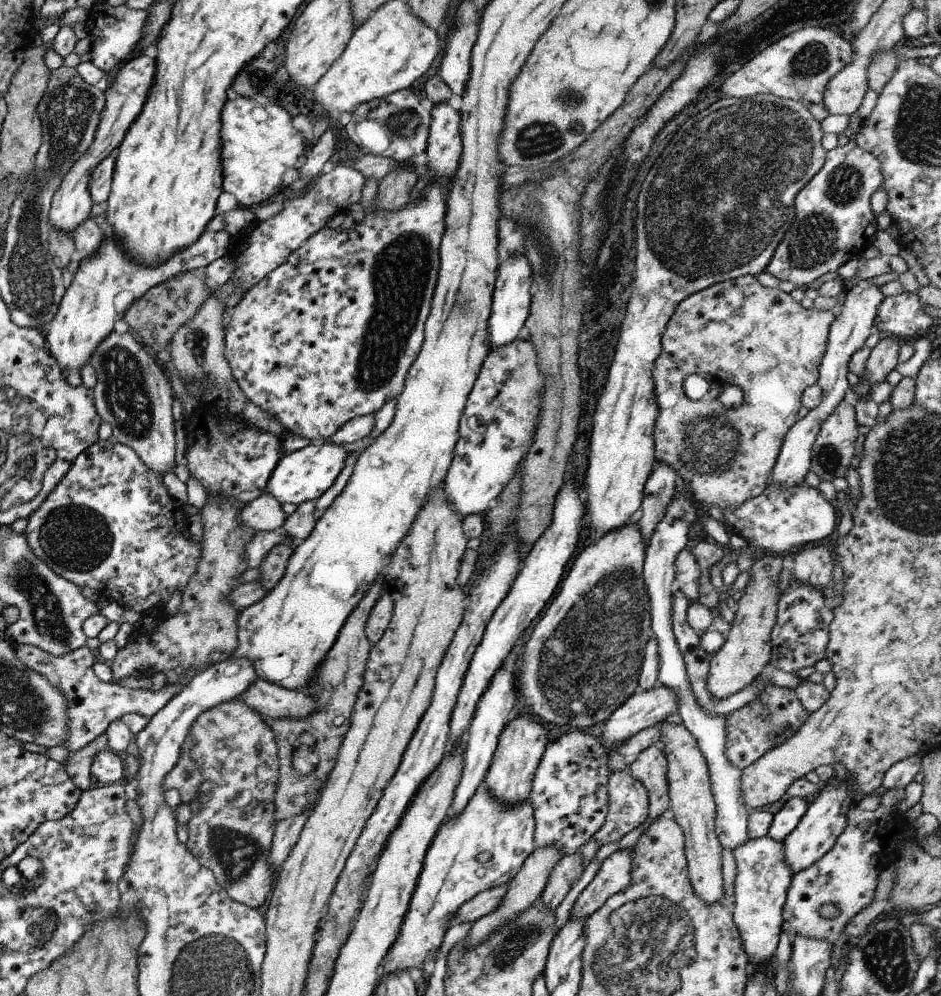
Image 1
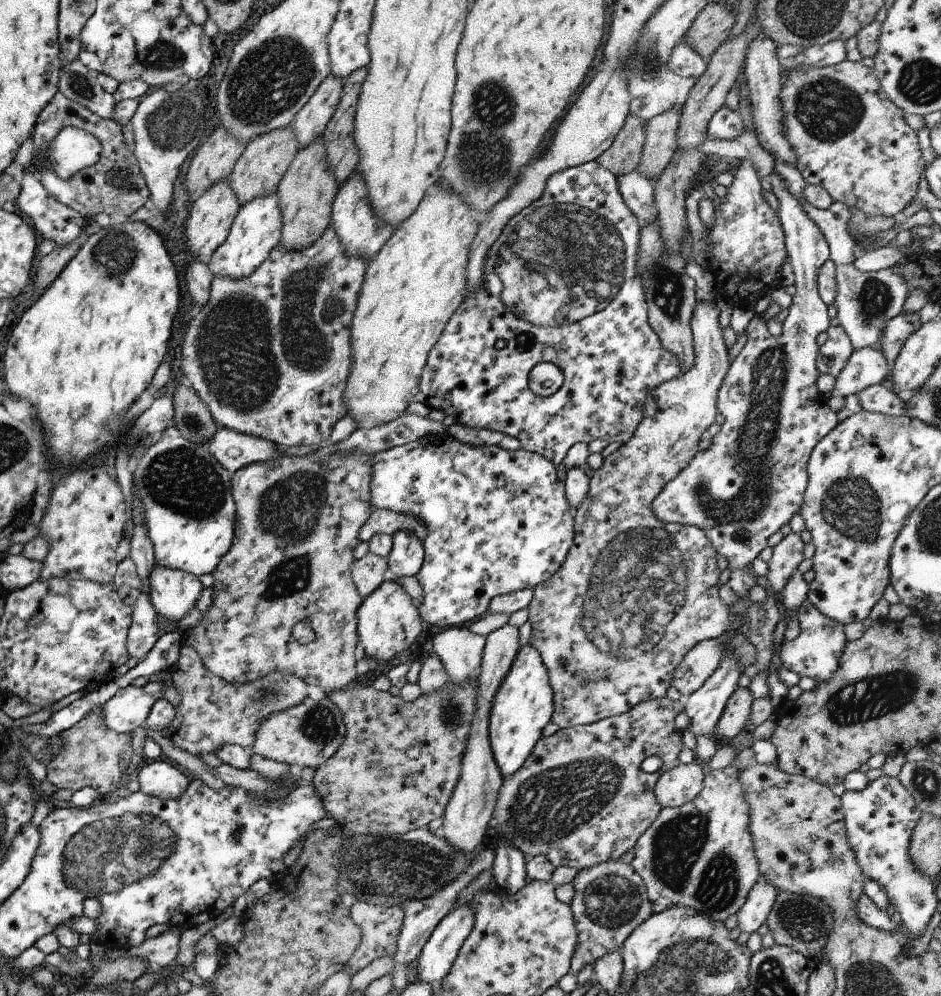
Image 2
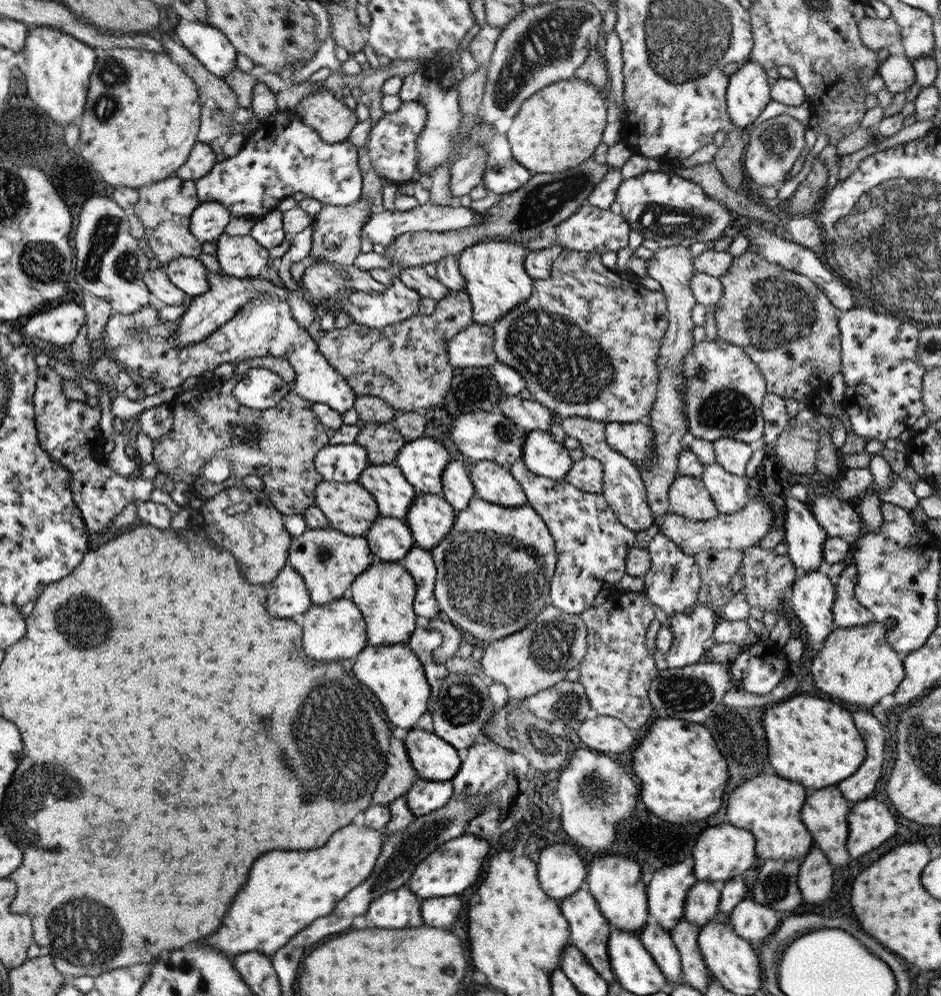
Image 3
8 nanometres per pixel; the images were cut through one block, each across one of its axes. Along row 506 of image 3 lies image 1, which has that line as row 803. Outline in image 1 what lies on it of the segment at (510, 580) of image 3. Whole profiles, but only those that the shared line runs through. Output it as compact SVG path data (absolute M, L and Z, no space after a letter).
M483 780L477 785L476 791L461 812L444 819L425 853L423 866L408 902L407 912L403 917L396 941L390 946L379 968L379 974L385 977L396 971L409 973L413 968L421 972L423 961L429 956L429 952L440 947L443 934L447 928L452 926L450 921L454 918L454 913L458 911L458 908L478 892L508 883L519 872L524 860L536 848L532 812L533 807L528 798L518 803L505 804L488 791L488 786Z

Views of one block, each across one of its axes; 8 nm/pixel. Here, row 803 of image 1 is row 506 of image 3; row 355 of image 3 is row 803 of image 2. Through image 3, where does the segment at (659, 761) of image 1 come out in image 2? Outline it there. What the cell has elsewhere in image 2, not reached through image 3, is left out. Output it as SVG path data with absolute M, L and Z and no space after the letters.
M693 760L661 773L653 786L653 794L661 808L677 807L693 800L701 790L705 769Z

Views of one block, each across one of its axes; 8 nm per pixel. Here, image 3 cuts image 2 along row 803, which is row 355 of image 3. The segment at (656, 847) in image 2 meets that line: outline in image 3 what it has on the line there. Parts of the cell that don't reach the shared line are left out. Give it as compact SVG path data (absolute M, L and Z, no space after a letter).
M716 338L712 342L693 344L689 354L681 360L681 375L683 375L684 412L687 421L687 431L694 437L709 442L721 437L756 445L761 442L764 422L761 416L761 404L766 394L765 381L757 367L749 360L749 356L739 346L721 341Z

